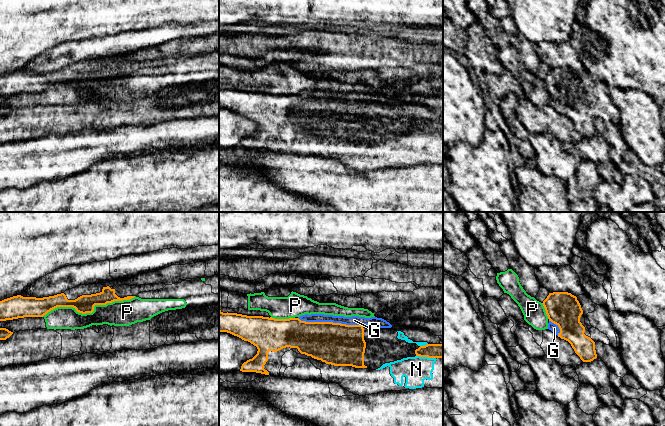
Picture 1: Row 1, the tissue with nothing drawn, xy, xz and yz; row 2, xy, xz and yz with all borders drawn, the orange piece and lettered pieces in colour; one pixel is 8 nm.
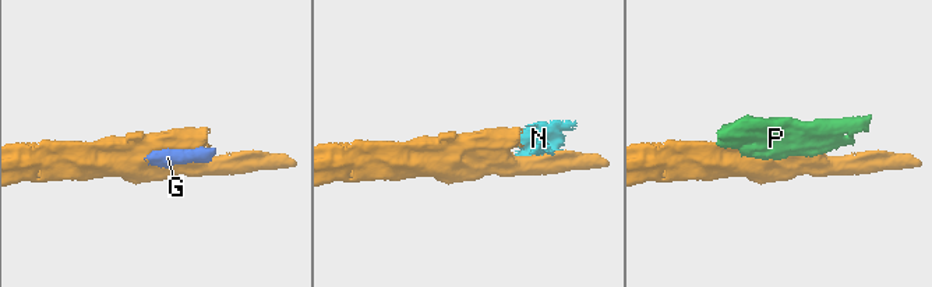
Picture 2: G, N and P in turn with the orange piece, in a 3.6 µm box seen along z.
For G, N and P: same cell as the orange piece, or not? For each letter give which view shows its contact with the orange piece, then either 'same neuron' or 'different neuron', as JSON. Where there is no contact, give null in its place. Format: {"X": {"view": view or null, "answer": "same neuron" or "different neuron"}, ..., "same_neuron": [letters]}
{"G": {"view": "xz", "answer": "same neuron"}, "N": {"view": "xz", "answer": "same neuron"}, "P": {"view": "xy", "answer": "different neuron"}, "same_neuron": ["G", "N"]}

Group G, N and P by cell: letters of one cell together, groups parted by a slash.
G N / P

